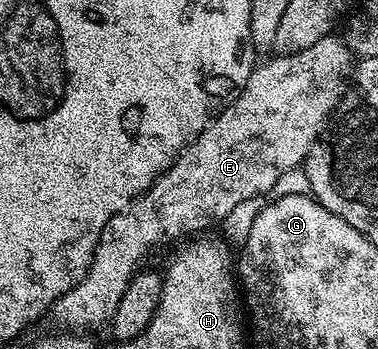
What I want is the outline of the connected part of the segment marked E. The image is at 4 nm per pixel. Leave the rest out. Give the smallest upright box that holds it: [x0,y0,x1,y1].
[53,34,353,330]

